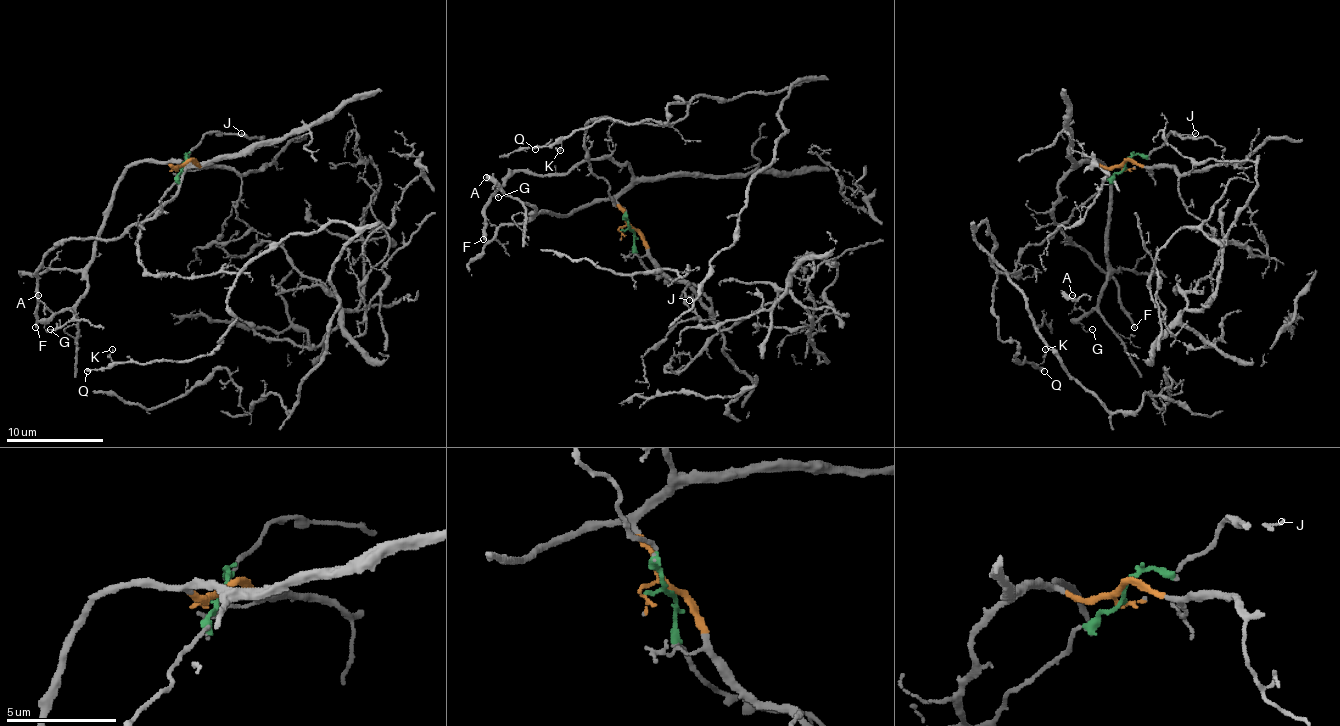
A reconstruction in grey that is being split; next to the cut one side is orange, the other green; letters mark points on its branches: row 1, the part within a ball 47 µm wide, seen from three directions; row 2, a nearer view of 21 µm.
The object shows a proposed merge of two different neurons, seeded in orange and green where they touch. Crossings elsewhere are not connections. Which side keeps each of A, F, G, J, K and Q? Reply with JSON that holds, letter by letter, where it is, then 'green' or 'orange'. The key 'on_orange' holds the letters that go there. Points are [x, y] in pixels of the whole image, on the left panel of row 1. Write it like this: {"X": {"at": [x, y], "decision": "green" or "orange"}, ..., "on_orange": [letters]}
{"A": {"at": [38, 295], "decision": "orange"}, "F": {"at": [35, 327], "decision": "orange"}, "G": {"at": [50, 329], "decision": "orange"}, "J": {"at": [241, 133], "decision": "green"}, "K": {"at": [112, 349], "decision": "green"}, "Q": {"at": [87, 371], "decision": "green"}, "on_orange": ["A", "F", "G"]}

